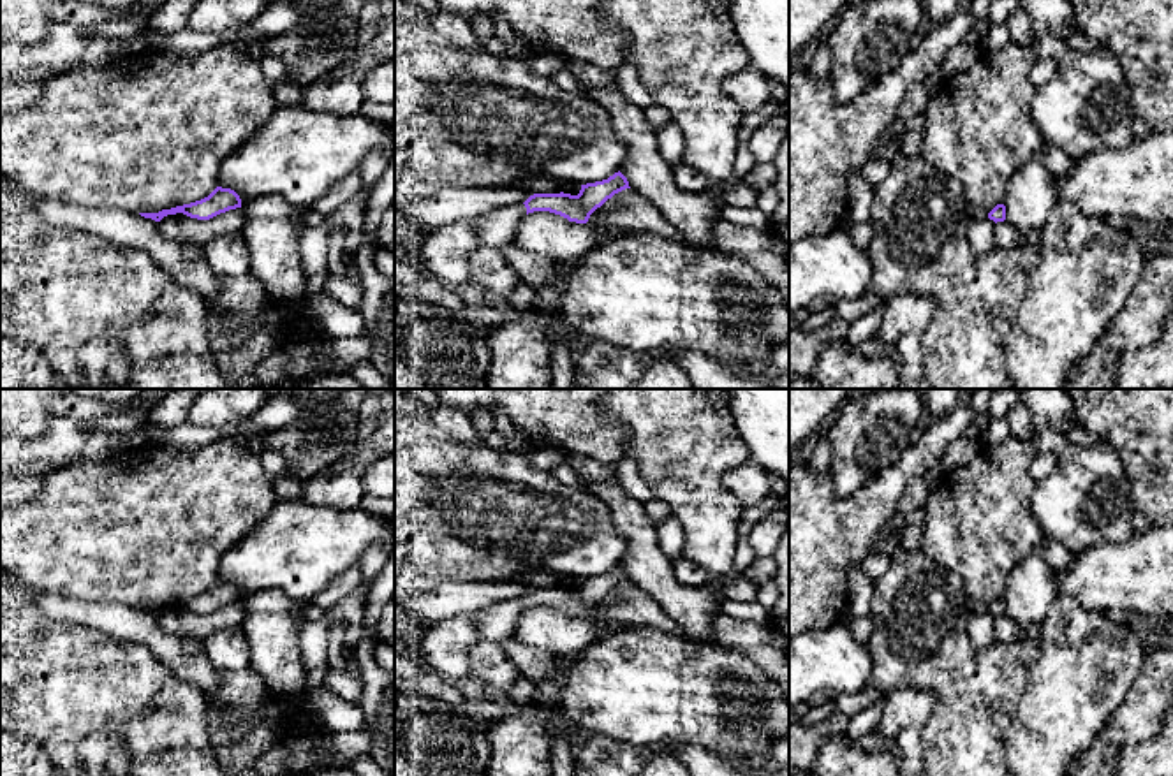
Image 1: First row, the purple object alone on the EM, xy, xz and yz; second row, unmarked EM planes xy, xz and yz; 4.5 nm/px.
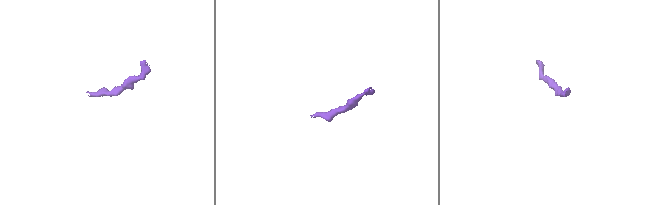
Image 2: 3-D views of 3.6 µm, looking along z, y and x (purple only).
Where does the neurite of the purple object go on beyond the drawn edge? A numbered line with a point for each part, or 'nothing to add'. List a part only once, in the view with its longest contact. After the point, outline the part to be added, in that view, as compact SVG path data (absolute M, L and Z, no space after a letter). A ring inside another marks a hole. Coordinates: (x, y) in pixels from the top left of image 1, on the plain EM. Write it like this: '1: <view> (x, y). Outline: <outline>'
1: xz (495, 623). Outline: M511 598L472 614L472 619L484 641L502 642L513 639L516 619L525 609L525 598Z

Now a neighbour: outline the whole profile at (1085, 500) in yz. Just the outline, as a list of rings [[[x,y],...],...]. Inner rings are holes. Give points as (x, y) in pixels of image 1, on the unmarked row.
[[[1037,431],[1037,452],[1055,456],[1055,470],[1036,482],[1034,517],[1043,538],[1057,540],[1078,554],[1110,542],[1120,544],[1134,533],[1131,482],[1120,454],[1108,443],[1078,447],[1064,435]]]

